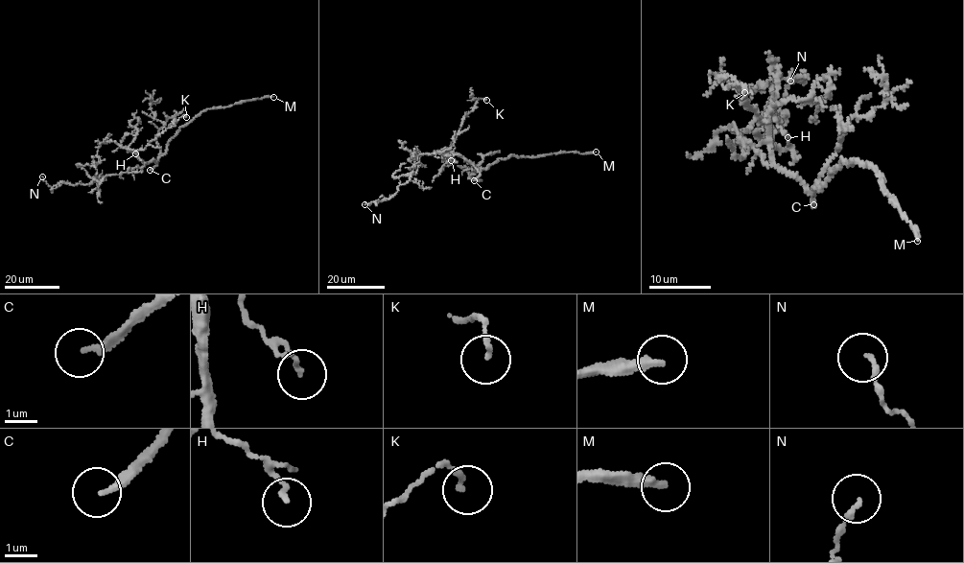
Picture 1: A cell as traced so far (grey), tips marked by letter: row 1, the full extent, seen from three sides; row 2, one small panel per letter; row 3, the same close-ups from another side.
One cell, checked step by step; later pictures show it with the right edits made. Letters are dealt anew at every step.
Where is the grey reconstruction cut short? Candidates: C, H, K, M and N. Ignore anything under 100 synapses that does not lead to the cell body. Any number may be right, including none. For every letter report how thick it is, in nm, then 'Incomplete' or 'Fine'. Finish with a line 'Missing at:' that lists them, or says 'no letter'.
C: Thickness 200 nm. Incomplete
H: Thickness 130 nm. Fine
K: Thickness 150 nm. Fine
M: Thickness 280 nm. Incomplete
N: Thickness 160 nm. Fine
Missing at: C, M

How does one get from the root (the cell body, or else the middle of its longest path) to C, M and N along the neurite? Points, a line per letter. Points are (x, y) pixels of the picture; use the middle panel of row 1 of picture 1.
C: (473, 165), (480, 174), (474, 180)
M: (473, 165), (479, 171), (511, 155), (529, 157), (596, 152)
N: (473, 165), (458, 154), (419, 154), (408, 182), (400, 184), (392, 196), (377, 204), (373, 201), (364, 204)

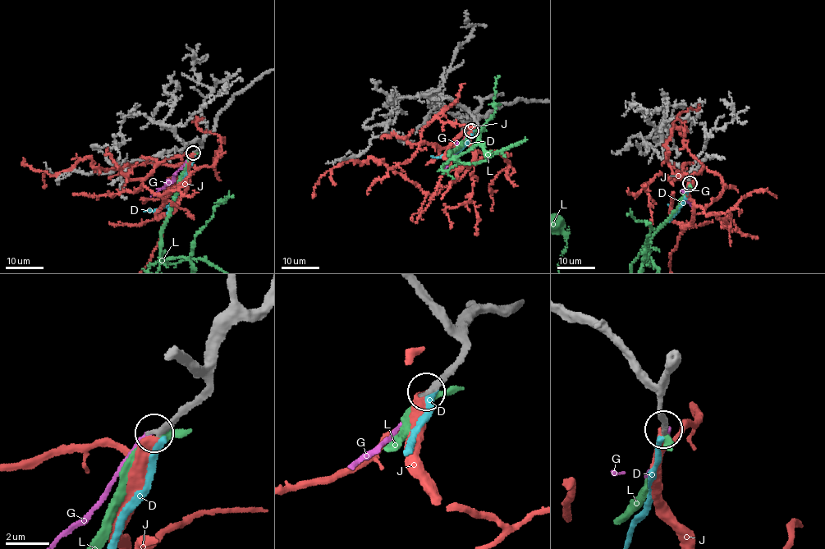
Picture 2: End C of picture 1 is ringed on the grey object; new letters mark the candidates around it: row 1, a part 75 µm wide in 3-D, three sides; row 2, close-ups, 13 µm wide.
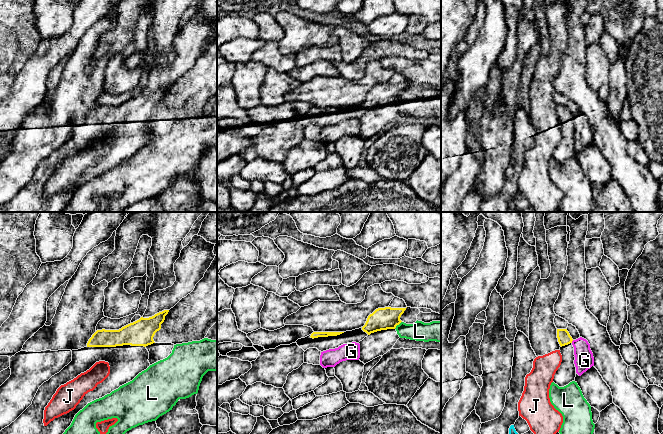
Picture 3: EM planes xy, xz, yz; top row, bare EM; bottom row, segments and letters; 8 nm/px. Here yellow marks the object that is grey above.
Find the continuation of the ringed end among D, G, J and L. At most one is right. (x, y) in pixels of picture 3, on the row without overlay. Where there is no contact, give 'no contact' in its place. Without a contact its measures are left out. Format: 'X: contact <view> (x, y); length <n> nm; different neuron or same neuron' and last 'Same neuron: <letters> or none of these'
D: no contact; different neuron
G: contact yz (572, 116); length 30 nm; different neuron
J: no contact; different neuron
L: contact xz (397, 100); length 90 nm; different neuron
Same neuron: none of these

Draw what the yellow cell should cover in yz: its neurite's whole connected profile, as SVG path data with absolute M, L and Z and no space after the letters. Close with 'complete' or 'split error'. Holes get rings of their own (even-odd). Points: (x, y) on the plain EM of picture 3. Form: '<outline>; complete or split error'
M557 105L557 114L561 122L559 126L562 131L562 138L554 151L553 158L559 163L564 163L574 157L576 153L573 115L567 105Z; split error

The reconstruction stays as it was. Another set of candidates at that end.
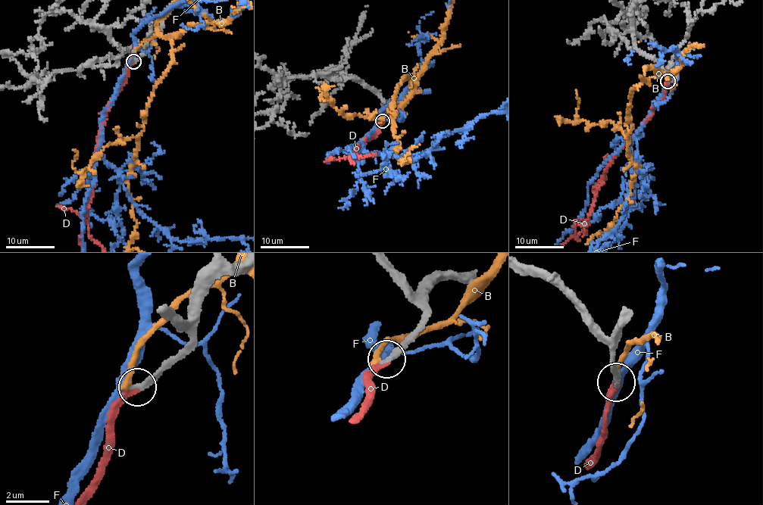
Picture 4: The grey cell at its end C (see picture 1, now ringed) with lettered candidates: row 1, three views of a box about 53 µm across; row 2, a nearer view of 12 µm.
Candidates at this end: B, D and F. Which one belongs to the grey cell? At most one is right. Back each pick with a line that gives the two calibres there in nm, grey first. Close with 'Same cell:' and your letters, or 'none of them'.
D: Thickness 260 nm (grey) against 240 nm
Same cell: D

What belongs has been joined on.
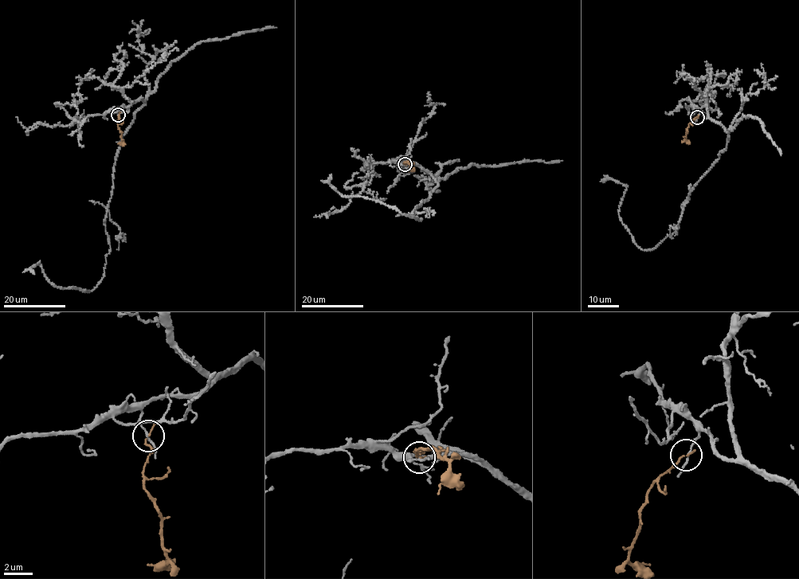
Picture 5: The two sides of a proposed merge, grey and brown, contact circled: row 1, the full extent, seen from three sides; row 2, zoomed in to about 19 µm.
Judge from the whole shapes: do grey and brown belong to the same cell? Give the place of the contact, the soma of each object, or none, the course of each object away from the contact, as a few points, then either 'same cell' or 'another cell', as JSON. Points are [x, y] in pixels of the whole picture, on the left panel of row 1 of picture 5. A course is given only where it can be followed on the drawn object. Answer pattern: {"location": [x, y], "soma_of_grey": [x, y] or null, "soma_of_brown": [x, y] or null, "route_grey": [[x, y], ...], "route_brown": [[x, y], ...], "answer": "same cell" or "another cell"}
{"location": [118, 115], "soma_of_grey": null, "soma_of_brown": null, "route_grey": [[118, 115], [144, 101], [115, 160], [103, 274], [88, 291], [56, 287], [39, 264], [34, 274]], "route_brown": [[118, 115], [117, 127], [122, 142], [118, 143]], "answer": "another cell"}

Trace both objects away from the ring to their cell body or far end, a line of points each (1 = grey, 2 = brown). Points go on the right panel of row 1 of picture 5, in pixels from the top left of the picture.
1: (698, 117), (718, 122), (726, 147), (656, 247), (638, 247), (619, 216), (625, 186), (601, 181)
2: (697, 117), (687, 130), (684, 139), (689, 141)

